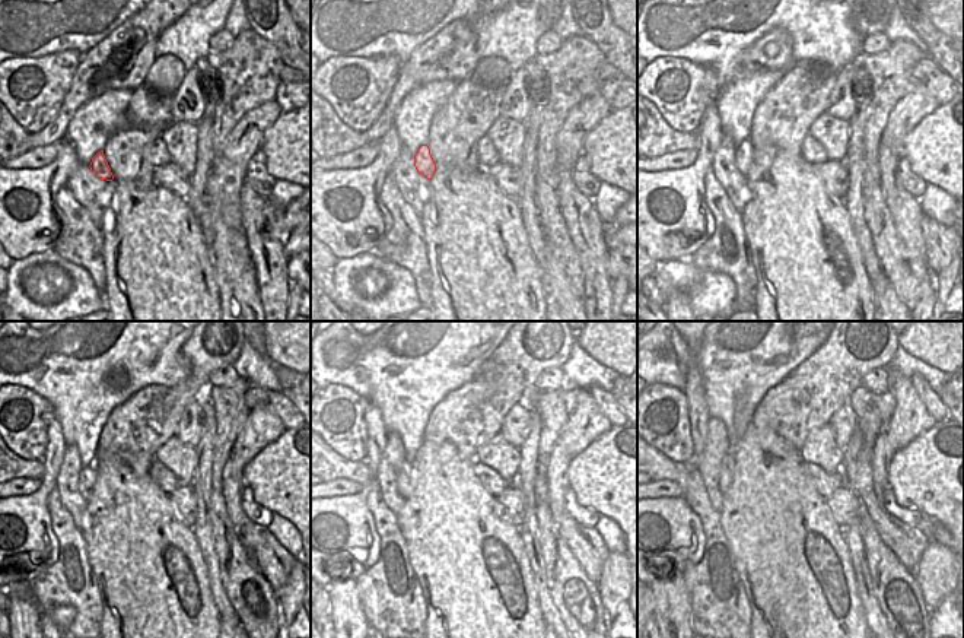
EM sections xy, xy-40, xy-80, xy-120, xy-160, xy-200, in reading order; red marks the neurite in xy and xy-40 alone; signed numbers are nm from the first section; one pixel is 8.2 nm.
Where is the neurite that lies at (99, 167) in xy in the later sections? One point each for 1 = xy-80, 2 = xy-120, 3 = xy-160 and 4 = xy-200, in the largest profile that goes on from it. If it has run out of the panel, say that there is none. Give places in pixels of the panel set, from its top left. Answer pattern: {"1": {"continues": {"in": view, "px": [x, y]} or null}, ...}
{"1": {"continues": {"in": "xy-80", "px": [744, 151]}}, "2": {"continues": {"in": "xy-120", "px": [88, 476]}}, "3": {"continues": {"in": "xy-160", "px": [403, 483]}}, "4": {"continues": {"in": "xy-200", "px": [727, 467]}}}

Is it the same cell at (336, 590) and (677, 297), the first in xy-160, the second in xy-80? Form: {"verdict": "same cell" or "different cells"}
{"verdict": "same cell"}

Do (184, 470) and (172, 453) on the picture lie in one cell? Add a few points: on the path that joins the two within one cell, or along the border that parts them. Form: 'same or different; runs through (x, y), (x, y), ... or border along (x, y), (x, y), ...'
same; runs through (181, 466), (177, 457)

